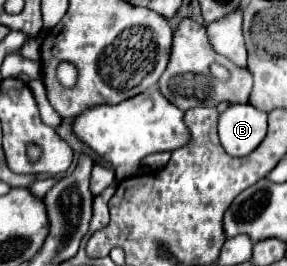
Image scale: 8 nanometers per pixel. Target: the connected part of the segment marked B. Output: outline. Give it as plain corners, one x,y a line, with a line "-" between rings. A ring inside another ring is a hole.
229,104
219,116
221,146
231,156
251,154
267,136
267,114
251,104

